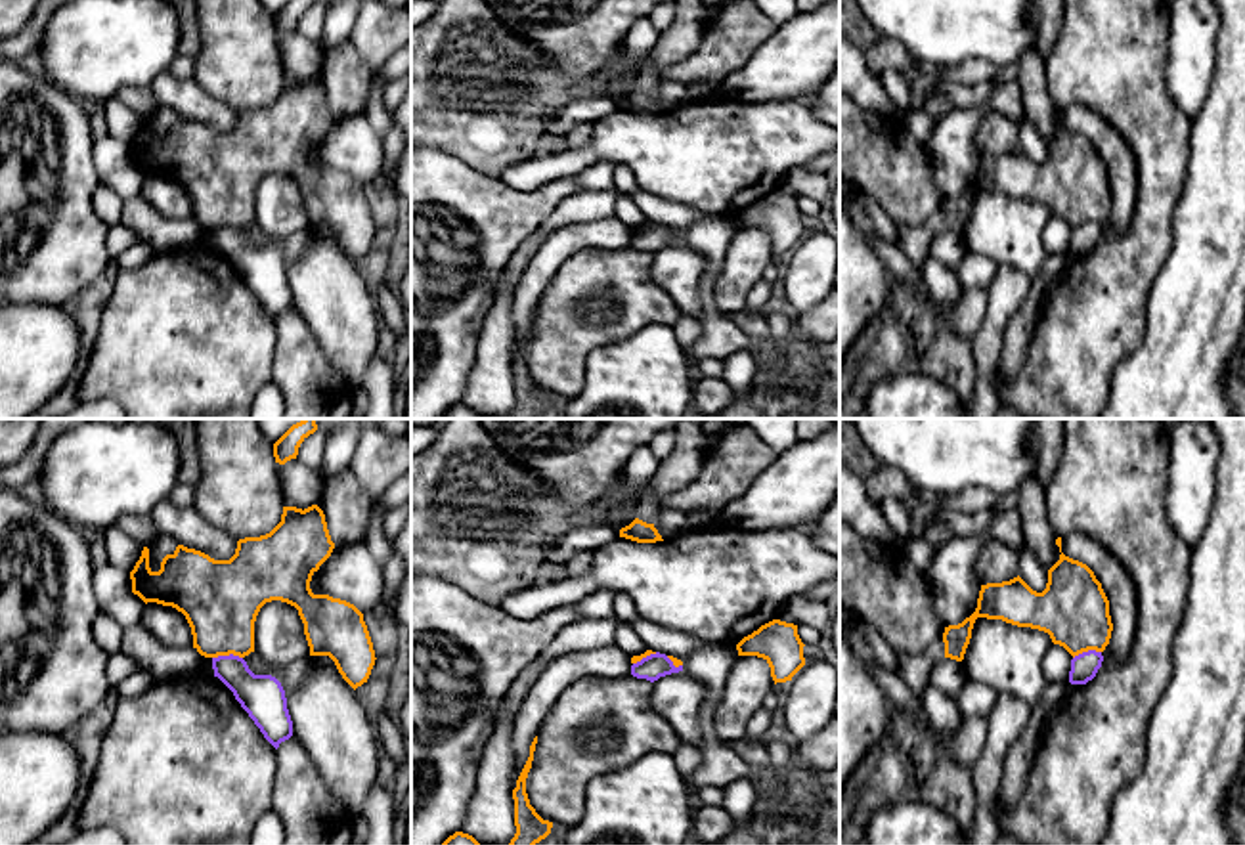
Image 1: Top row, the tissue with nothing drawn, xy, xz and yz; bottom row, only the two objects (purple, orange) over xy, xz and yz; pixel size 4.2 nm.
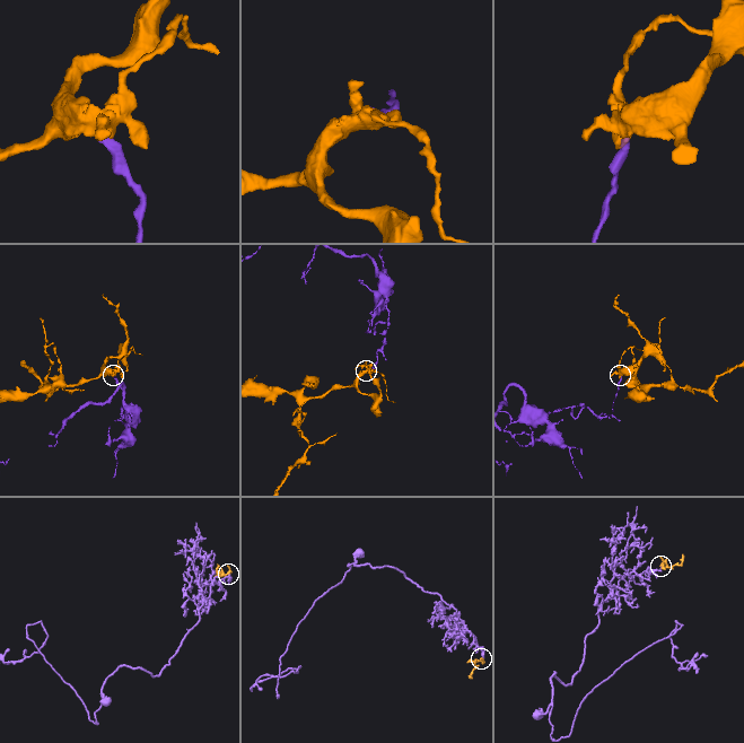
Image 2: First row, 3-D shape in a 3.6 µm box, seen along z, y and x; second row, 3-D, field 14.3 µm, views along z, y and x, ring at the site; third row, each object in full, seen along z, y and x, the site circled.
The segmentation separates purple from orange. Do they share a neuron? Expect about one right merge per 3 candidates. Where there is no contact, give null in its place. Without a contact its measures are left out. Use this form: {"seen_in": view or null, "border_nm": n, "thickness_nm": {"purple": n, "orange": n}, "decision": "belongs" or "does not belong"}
{"seen_in": "xy", "border_nm": 130, "thickness_nm": {"purple": 190, "orange": 340}, "decision": "does not belong"}

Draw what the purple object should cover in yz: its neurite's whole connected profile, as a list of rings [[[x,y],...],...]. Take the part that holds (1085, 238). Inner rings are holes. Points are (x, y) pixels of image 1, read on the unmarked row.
[[[1088,222],[1071,231],[1069,254],[1071,256],[1086,256],[1092,252],[1102,239],[1103,228],[1102,224]]]

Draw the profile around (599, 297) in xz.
[[[585,249],[570,256],[543,292],[526,350],[526,365],[535,384],[570,400],[579,394],[593,350],[623,340],[662,323],[673,327],[681,310],[650,275],[652,254],[627,249]]]

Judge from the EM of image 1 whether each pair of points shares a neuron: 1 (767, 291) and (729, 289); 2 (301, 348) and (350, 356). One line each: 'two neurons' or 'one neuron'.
1: two neurons
2: two neurons

